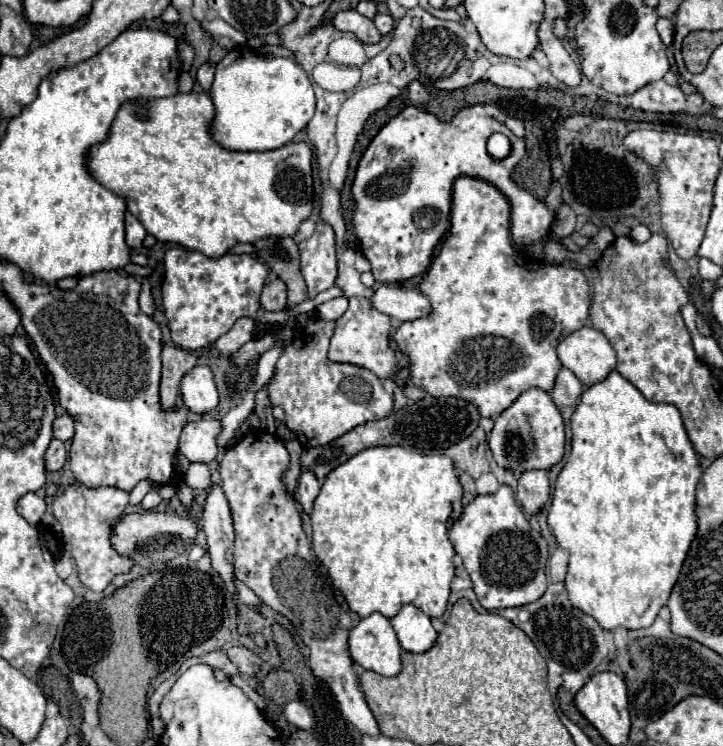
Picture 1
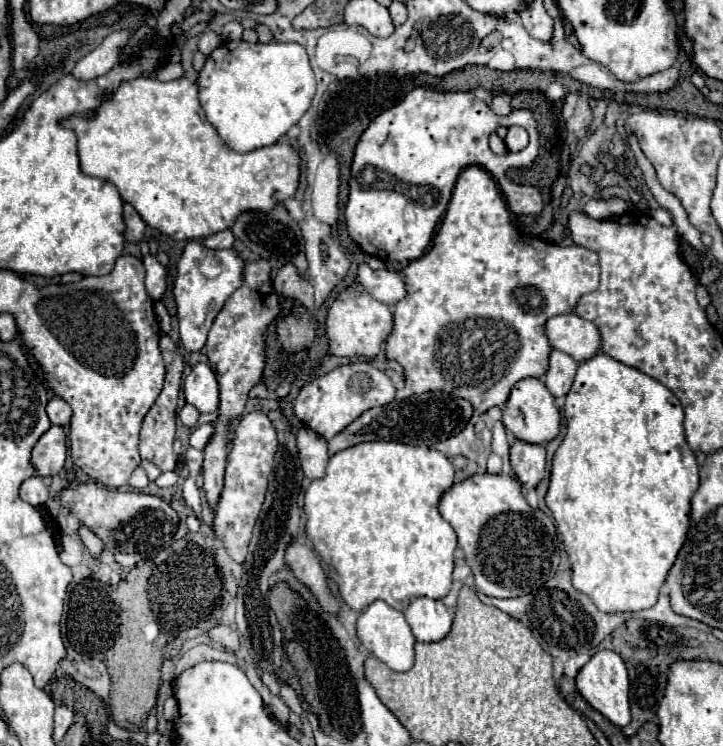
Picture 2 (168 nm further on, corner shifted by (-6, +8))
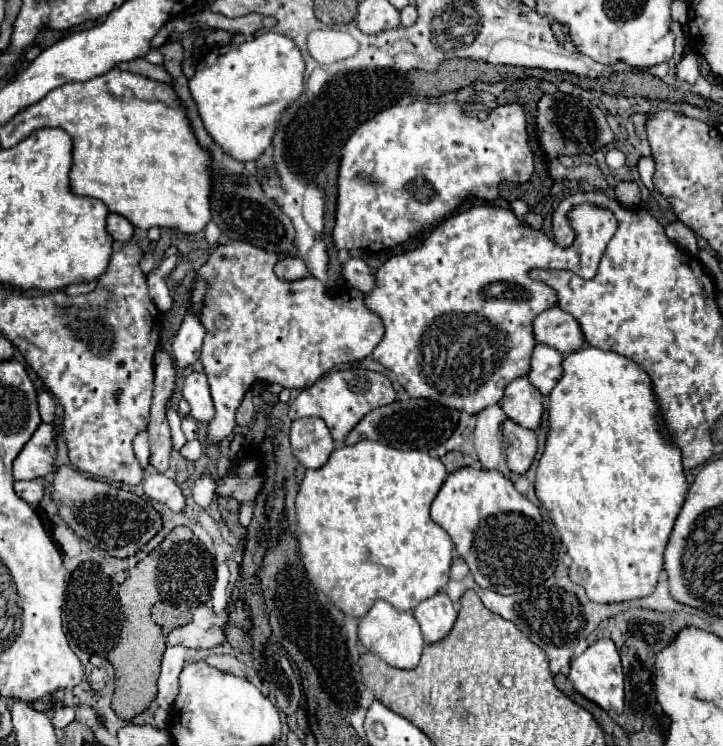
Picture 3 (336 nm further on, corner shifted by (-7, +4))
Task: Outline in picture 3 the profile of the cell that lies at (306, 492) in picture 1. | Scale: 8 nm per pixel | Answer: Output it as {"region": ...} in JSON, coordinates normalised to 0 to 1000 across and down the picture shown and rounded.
{"region":[[[437,558],[404,566],[401,592],[404,592],[407,611],[423,627],[448,625],[454,611],[465,601],[451,566],[445,560],[437,560]]]}

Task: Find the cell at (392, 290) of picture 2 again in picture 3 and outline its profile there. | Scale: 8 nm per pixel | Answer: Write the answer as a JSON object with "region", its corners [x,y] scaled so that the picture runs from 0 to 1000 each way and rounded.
{"region":[[[481,346],[473,354],[473,370],[487,386],[492,386],[492,389],[498,389],[503,394],[512,391],[515,383],[517,383],[515,362],[509,359],[509,354],[501,346]]]}

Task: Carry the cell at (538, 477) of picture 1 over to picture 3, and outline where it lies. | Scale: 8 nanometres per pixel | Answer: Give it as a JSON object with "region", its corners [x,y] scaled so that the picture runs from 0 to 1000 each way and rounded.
{"region":[[[705,560],[694,568],[694,582],[697,582],[697,598],[700,598],[700,619],[703,627],[711,635],[725,635],[730,625],[736,622],[744,592],[739,576],[722,574],[719,568],[711,568]]]}

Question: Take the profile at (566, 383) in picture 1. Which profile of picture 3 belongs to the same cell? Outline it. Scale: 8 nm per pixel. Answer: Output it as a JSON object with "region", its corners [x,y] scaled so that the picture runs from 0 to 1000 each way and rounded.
{"region":[[[741,461],[736,466],[730,509],[752,531],[758,531],[766,515],[775,509],[775,504],[777,504],[777,475],[755,461]]]}

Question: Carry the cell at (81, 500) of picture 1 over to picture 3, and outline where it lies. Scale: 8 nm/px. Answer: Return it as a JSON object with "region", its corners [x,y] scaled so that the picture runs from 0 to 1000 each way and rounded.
{"region":[[[196,576],[196,579],[188,582],[188,587],[185,587],[185,606],[188,606],[194,622],[196,622],[199,627],[205,627],[207,603],[205,603],[205,579],[202,579],[202,576]]]}

